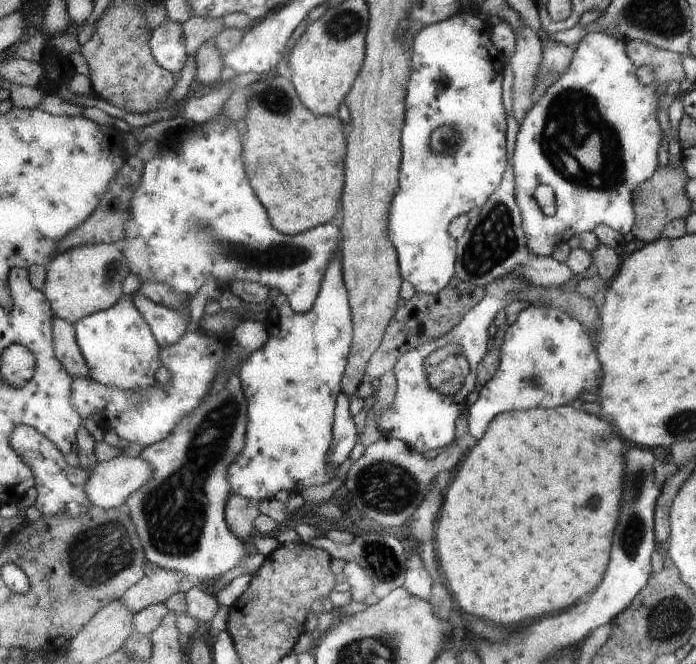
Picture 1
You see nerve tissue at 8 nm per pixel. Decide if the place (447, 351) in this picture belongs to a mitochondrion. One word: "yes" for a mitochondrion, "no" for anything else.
yes

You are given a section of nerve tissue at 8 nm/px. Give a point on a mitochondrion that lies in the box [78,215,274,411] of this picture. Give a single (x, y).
(111, 273)

